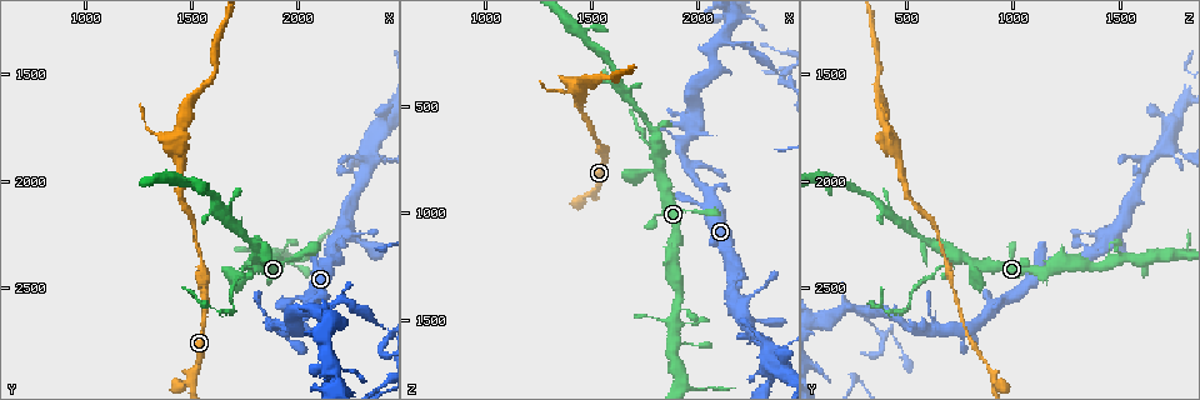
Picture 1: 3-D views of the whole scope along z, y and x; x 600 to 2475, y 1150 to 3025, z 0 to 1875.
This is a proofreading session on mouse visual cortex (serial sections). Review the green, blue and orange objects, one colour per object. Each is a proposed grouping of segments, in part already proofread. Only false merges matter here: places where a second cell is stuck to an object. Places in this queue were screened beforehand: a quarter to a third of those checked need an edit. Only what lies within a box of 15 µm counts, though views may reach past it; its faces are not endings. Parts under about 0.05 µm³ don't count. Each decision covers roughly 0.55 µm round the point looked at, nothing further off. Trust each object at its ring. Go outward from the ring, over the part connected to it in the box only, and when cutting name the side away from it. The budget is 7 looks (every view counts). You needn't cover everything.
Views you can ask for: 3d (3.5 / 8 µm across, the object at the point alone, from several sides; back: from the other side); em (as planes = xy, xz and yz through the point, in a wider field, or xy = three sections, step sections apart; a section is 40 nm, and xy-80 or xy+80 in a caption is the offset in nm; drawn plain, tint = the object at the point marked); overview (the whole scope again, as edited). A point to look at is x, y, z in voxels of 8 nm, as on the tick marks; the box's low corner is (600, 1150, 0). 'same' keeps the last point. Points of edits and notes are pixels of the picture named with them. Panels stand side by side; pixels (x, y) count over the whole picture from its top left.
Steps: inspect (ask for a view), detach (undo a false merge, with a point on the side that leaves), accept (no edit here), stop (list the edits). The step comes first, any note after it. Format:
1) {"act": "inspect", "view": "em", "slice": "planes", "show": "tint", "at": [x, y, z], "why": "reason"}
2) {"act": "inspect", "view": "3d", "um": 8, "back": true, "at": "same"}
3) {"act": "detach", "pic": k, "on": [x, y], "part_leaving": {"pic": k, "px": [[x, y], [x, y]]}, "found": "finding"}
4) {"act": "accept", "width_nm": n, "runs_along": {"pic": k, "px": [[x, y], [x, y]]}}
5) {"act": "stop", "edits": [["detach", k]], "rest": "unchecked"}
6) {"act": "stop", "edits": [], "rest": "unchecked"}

{"act": "inspect", "view": "3d", "um": 3.5, "back": true, "at": [1440, 1830, 440], "why": "branch point"}

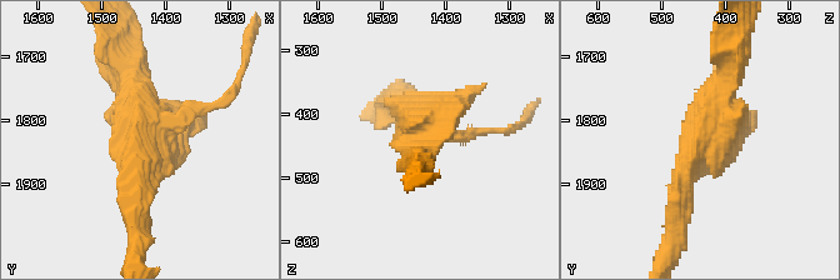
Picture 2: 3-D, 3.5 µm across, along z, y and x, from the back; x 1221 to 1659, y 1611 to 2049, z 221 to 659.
{"act": "inspect", "view": "em", "slice": "xy", "step": 2, "show": "tint", "at": [1440, 1840, 440], "why": "now the EM"}

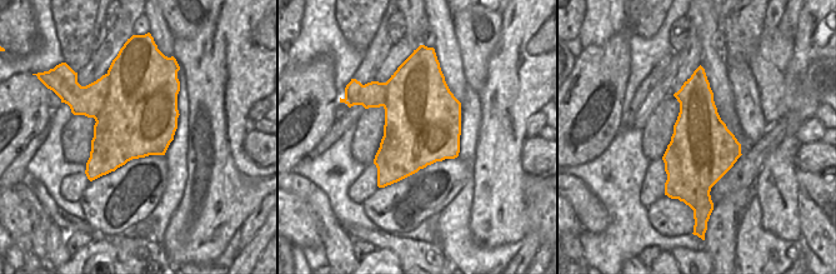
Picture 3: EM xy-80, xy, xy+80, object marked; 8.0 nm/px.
{"act": "detach", "pic": 2, "on": [205, 106], "width_nm": 600, "border": {"pic": 3, "px": [[108, 74], [109, 93], [94, 131]]}, "found": "a second cell is stuck on"}

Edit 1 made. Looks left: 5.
{"act": "inspect", "view": "em", "slice": "xy", "step": 2, "show": "tint", "at": [1820, 2350, 700], "why": "thin neck"}

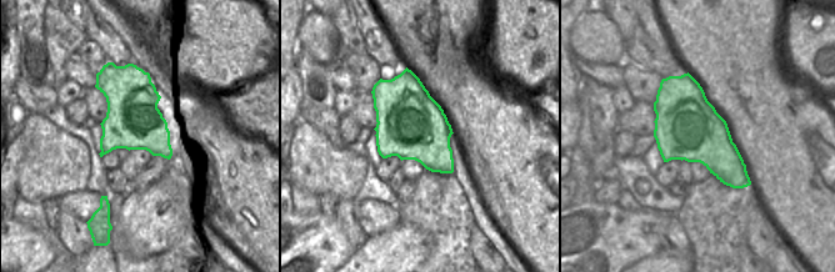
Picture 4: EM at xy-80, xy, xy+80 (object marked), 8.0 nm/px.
{"act": "inspect", "view": "3d", "um": 3.5, "at": "same"}

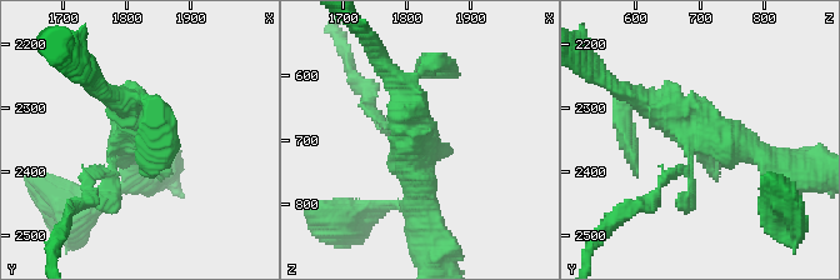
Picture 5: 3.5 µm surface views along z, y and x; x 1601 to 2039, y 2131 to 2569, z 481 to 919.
{"act": "accept", "runs_along": {"pic": 5, "px": [[771, 164], [634, 95]]}, "found": "continuous, no second cell"}

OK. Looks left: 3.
{"act": "inspect", "view": "3d", "um": 3.5, "at": [1700, 2600, 490], "why": "sharp bend"}

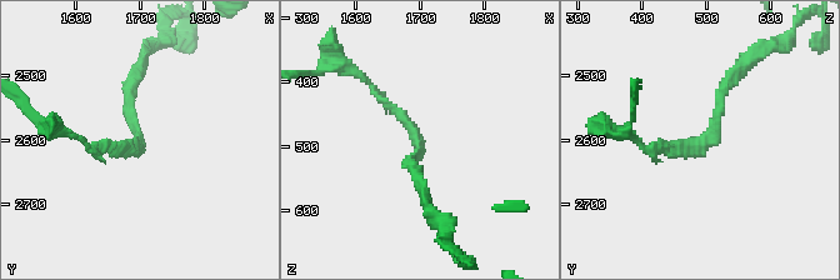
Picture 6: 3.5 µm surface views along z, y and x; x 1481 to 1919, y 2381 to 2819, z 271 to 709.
{"act": "inspect", "view": "em", "slice": "xy", "step": 5, "show": "tint", "at": [1690, 2610, 485], "why": "shape alone is not enough"}

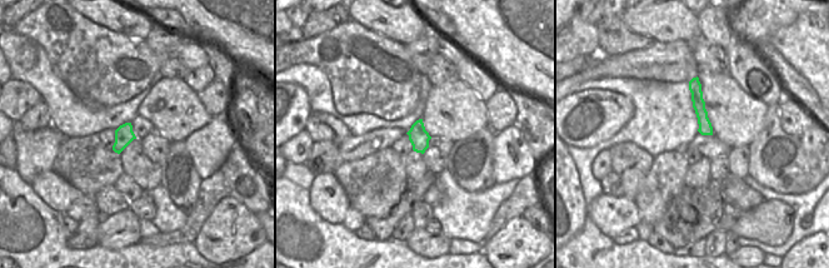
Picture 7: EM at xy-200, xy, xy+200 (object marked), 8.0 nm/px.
{"act": "accept", "runs_along": {"pic": 6, "px": [[730, 78], [701, 146], [638, 139]]}, "found": "continuous, no second cell"}

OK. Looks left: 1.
{"act": "stop", "edits": [["detach", 2]], "rest": "unchecked"}

